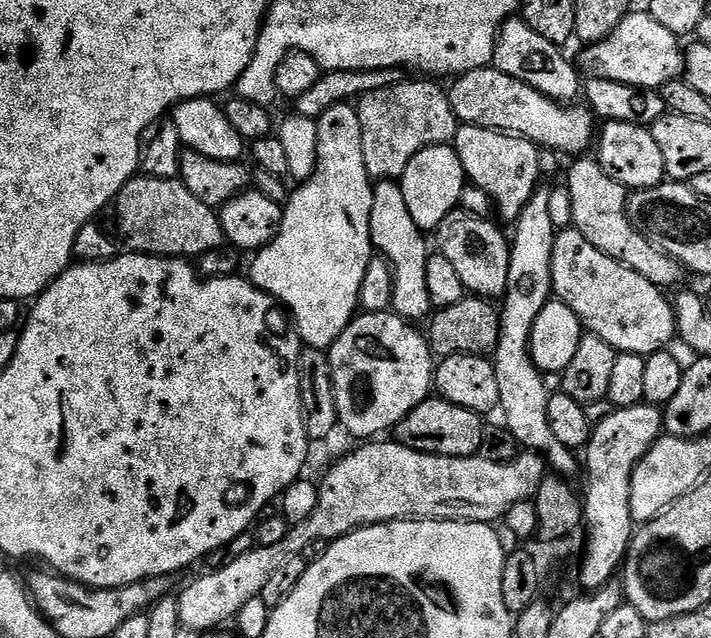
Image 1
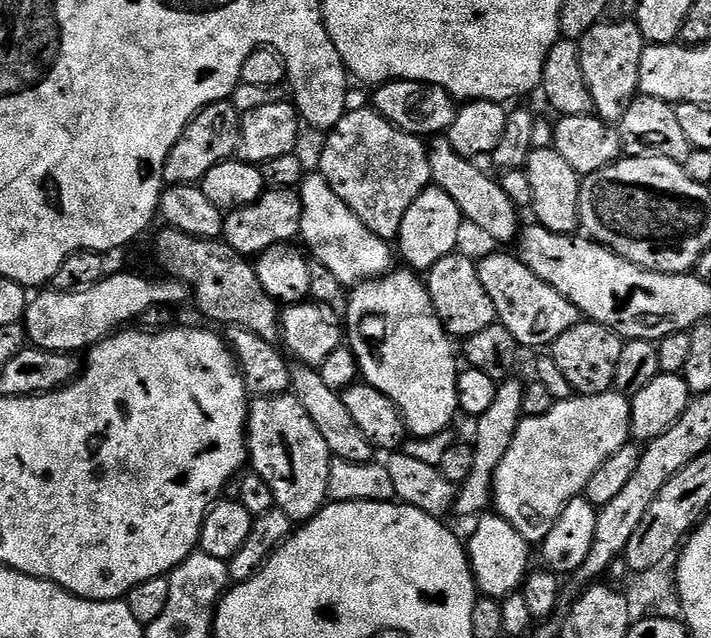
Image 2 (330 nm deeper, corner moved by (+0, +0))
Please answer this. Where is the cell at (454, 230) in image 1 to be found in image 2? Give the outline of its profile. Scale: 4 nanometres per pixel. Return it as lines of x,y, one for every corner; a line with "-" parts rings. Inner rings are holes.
496,250
489,256
479,257
476,269
478,278
482,278
482,286
486,294
490,294
490,302
494,302
494,310
499,324
506,326
510,334
520,343
521,349
544,348
557,340
566,330
581,323
580,312
554,286
542,282
538,274
522,263
515,255
507,256
507,251

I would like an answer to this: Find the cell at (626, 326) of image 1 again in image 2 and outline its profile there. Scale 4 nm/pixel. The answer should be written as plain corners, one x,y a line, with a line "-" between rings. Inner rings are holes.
441,134
428,144
428,157
430,158
430,174
432,175
432,184
443,190
446,194
450,194
450,198
454,198
454,206
458,206
461,217
465,221
468,220
480,232
485,232
492,240
497,240
497,245
508,246
508,244
517,239
518,228
516,230
516,215
518,209
514,202
510,202
510,198
506,198
506,190
502,190
499,179
487,176
482,169
479,168
479,163
473,162
471,159
462,157
458,154
458,150
454,150
454,146
450,146
447,135

